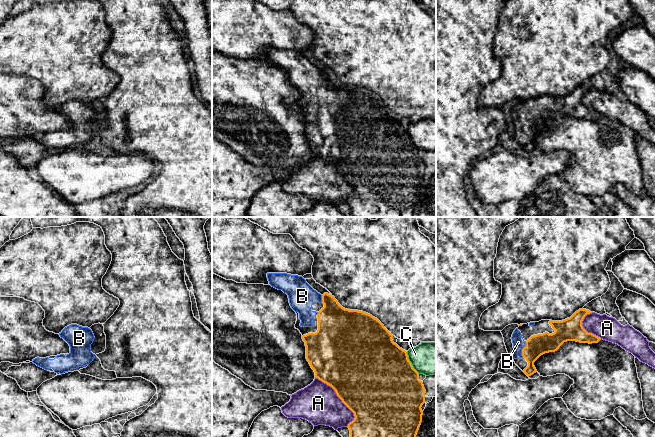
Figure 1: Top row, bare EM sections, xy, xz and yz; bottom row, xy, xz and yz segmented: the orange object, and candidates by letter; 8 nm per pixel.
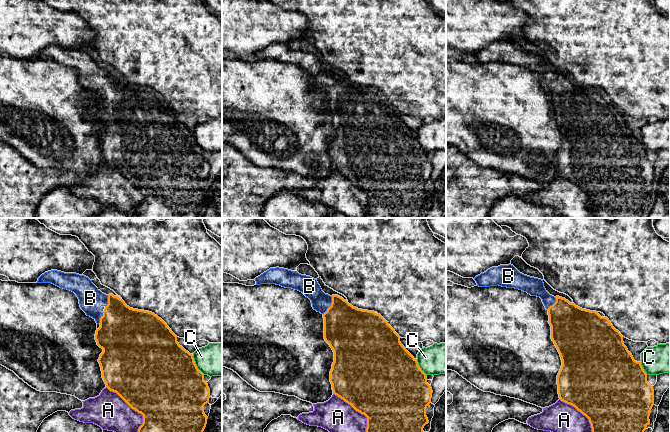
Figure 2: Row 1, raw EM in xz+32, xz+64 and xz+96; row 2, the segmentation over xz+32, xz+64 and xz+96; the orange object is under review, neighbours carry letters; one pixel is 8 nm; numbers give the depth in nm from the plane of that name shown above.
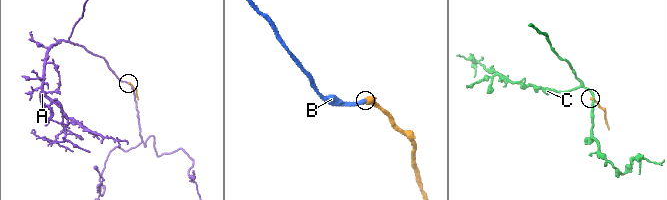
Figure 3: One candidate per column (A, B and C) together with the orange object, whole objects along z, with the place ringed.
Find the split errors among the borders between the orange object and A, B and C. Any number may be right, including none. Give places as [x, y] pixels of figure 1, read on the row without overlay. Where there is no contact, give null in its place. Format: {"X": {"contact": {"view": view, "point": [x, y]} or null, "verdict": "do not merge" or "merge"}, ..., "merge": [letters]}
{"A": {"contact": {"view": "xz", "point": [340, 174]}, "verdict": "do not merge"}, "B": {"contact": {"view": "yz", "point": [522, 125]}, "verdict": "merge"}, "C": {"contact": {"view": "xz", "point": [410, 138]}, "verdict": "do not merge"}, "merge": ["B"]}

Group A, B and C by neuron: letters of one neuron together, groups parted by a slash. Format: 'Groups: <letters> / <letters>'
Groups: A / B / C

